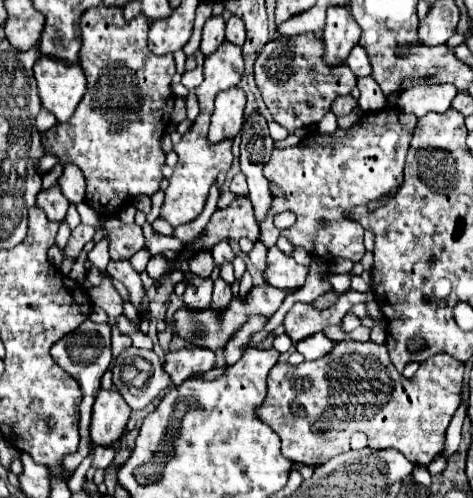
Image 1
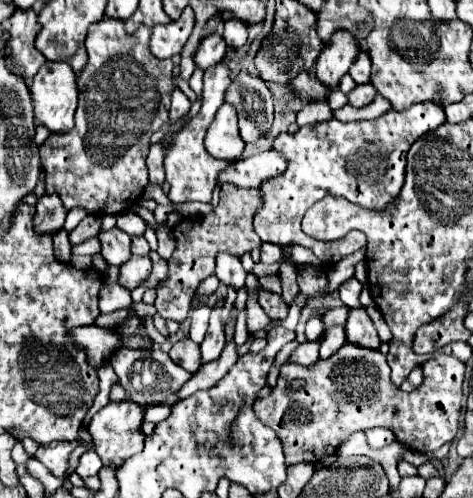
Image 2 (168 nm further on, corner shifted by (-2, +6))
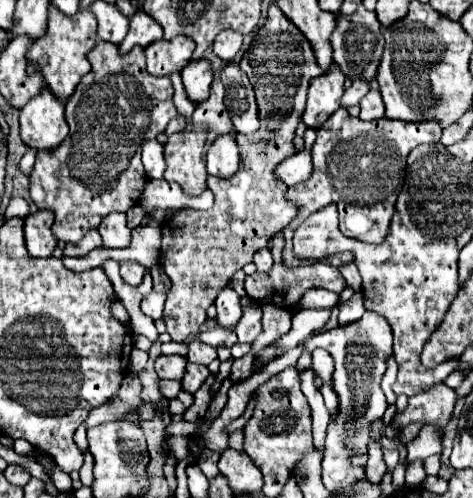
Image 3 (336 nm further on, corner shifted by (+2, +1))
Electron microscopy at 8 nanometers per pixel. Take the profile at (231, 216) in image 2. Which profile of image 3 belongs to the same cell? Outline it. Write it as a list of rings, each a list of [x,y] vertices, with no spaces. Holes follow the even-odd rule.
[[[262,33],[248,47],[240,67],[254,85],[262,127],[252,135],[236,135],[240,145],[240,169],[236,175],[228,179],[208,177],[208,189],[216,197],[210,211],[182,209],[162,225],[160,265],[172,281],[162,319],[172,341],[180,343],[198,333],[206,321],[206,309],[214,303],[220,287],[250,263],[254,253],[266,247],[272,235],[282,231],[296,215],[296,207],[284,199],[286,185],[272,175],[272,167],[294,155],[292,139],[304,113],[308,83],[322,73],[316,55],[300,33]]]

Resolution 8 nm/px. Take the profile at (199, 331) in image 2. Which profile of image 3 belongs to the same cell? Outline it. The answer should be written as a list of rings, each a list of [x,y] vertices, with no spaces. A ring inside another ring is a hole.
[[[192,339],[188,343],[188,361],[192,363],[202,363],[202,365],[210,365],[214,359],[216,359],[216,349],[198,341],[198,339]]]

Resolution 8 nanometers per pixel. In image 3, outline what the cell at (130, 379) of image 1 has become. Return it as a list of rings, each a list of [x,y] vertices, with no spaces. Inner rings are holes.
[[[158,379],[158,389],[160,389],[160,393],[166,399],[174,399],[182,387],[180,387],[180,381],[174,381],[174,379],[166,379],[164,381],[164,379]]]

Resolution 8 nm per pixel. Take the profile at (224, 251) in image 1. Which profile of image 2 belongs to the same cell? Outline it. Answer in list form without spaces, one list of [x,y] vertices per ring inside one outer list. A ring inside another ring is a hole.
[[[218,254],[216,258],[216,276],[222,284],[240,290],[244,288],[246,282],[246,272],[240,264],[240,258],[232,256],[232,254]]]

